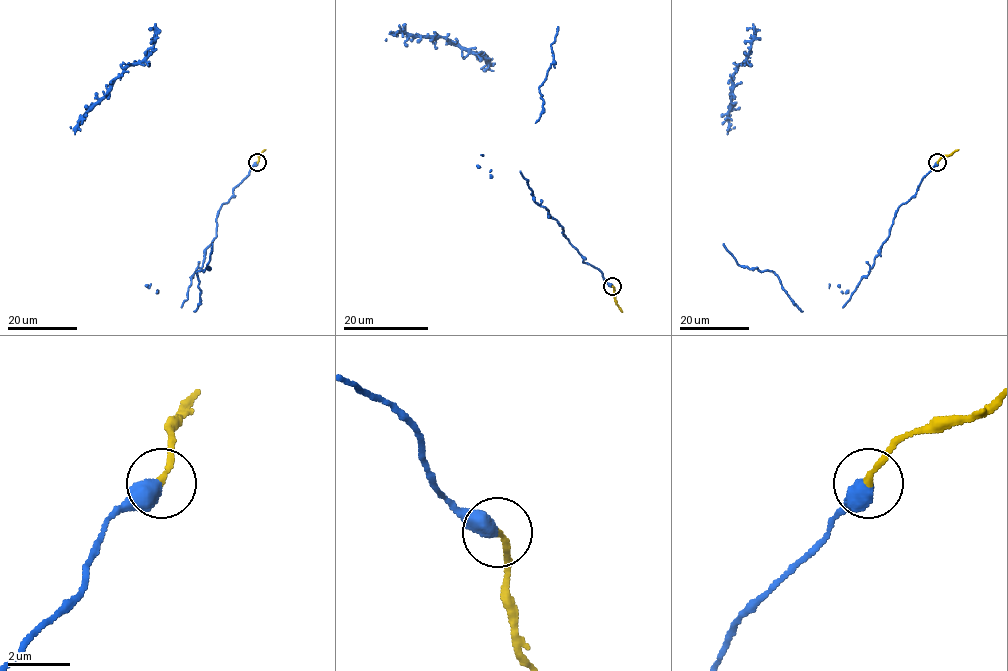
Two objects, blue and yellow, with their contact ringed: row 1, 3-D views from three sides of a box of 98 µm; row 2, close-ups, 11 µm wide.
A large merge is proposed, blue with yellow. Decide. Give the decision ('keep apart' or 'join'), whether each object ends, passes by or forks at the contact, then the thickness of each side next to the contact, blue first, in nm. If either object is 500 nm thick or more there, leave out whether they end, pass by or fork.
join | 550/200 nm

